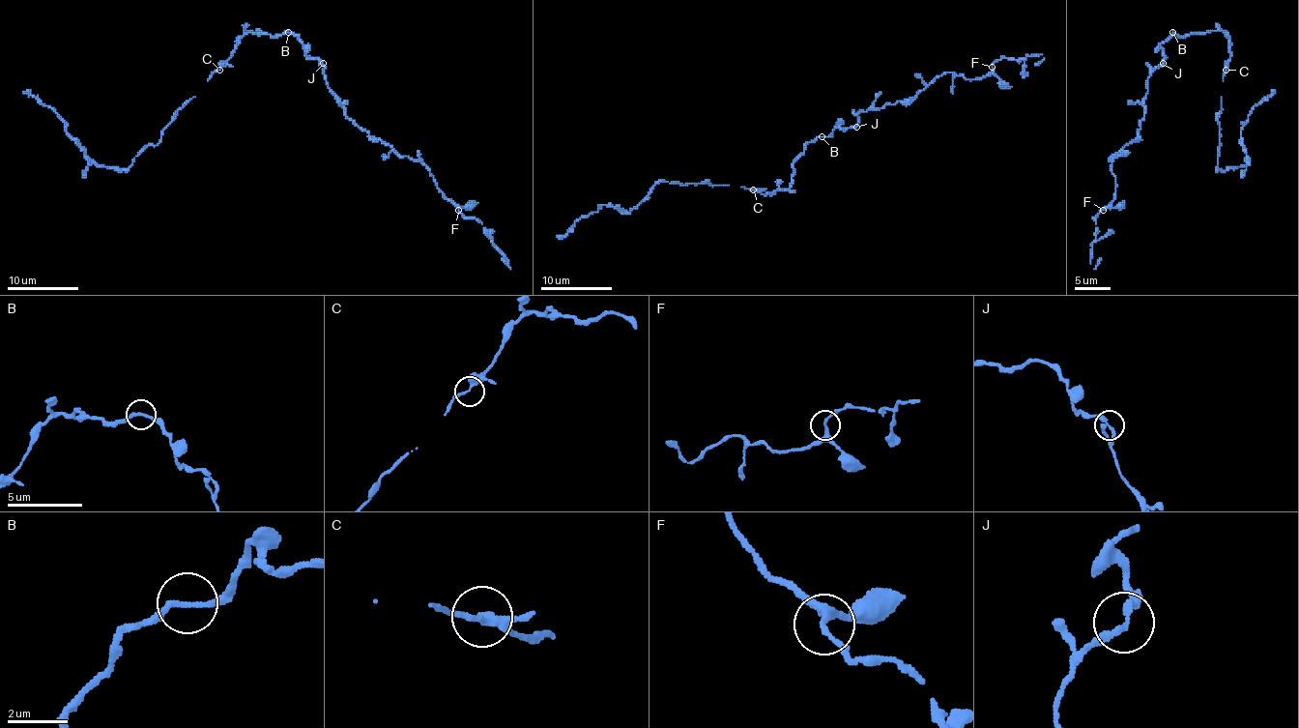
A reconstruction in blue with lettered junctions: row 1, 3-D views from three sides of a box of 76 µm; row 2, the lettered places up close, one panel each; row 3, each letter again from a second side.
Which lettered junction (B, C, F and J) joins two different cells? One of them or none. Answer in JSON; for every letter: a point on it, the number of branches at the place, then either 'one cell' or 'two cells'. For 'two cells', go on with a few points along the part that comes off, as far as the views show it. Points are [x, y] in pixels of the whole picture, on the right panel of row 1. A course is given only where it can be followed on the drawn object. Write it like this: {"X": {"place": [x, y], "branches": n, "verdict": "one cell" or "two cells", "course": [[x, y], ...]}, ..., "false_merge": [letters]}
{"B": {"place": [1172, 32], "branches": 2, "verdict": "one cell"}, "C": {"place": [1226, 70], "branches": 2, "verdict": "one cell"}, "F": {"place": [1103, 210], "branches": 2, "verdict": "one cell"}, "J": {"place": [1163, 63], "branches": 2, "verdict": "one cell"}, "false_merge": []}

